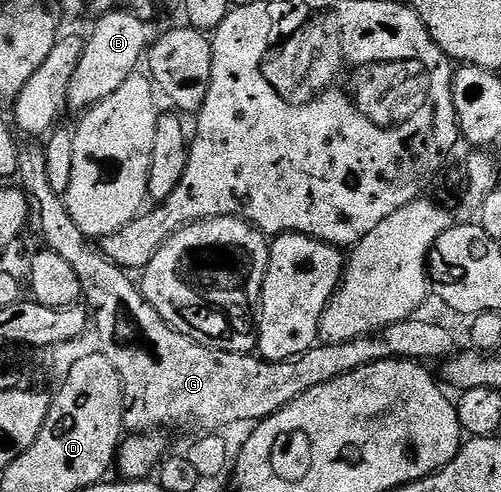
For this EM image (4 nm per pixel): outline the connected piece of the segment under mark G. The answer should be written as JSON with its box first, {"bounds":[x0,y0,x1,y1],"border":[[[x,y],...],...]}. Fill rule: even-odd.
{"bounds":[16,146,458,433],"border":[[[22,146],[16,178],[21,190],[29,196],[35,208],[35,223],[41,226],[41,239],[45,242],[42,244],[48,250],[59,253],[59,257],[63,257],[63,261],[67,261],[67,265],[75,269],[75,277],[79,277],[81,294],[88,310],[97,311],[95,327],[97,323],[97,339],[101,342],[100,354],[105,355],[111,365],[115,365],[121,378],[121,392],[125,394],[126,432],[157,433],[165,429],[161,427],[198,427],[198,432],[201,433],[217,433],[225,429],[221,427],[233,427],[236,423],[253,425],[262,419],[268,419],[276,411],[283,410],[291,401],[303,397],[303,393],[315,389],[315,385],[327,385],[327,381],[335,381],[355,369],[363,369],[367,365],[388,359],[444,361],[458,350],[456,337],[443,324],[428,323],[427,320],[421,319],[422,317],[404,319],[390,327],[383,327],[372,335],[355,337],[351,341],[322,342],[299,357],[278,363],[272,363],[253,353],[240,355],[234,351],[204,347],[202,343],[179,333],[171,324],[163,321],[163,317],[159,317],[157,310],[145,299],[140,286],[134,280],[132,283],[129,280],[132,278],[102,254],[100,248],[81,232],[79,225],[75,225],[75,217],[71,217],[62,192],[56,191],[49,180],[49,159],[43,148]]]}

